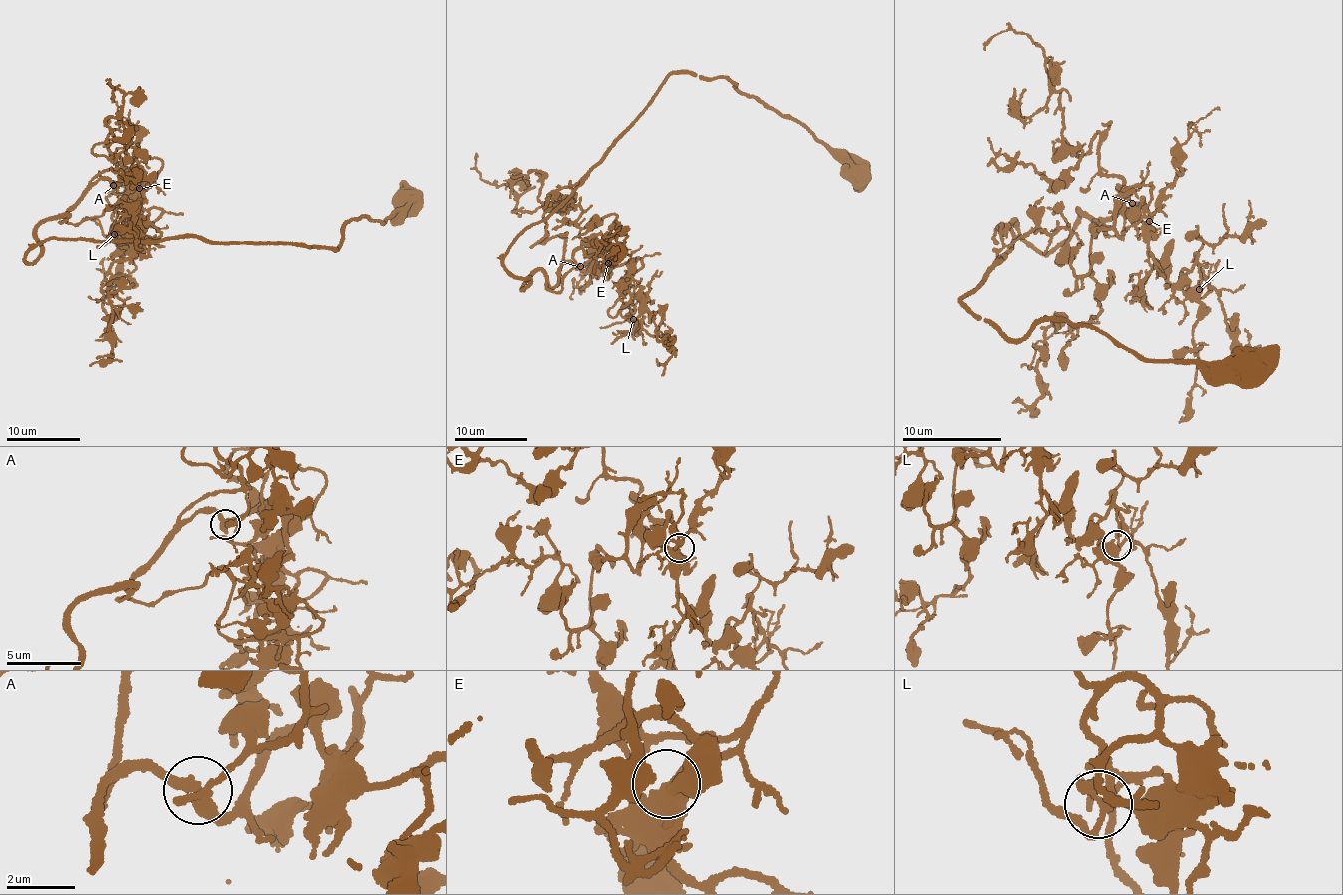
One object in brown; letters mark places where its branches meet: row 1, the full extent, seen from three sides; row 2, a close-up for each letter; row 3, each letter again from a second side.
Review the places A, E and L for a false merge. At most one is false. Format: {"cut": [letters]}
{"cut": []}

